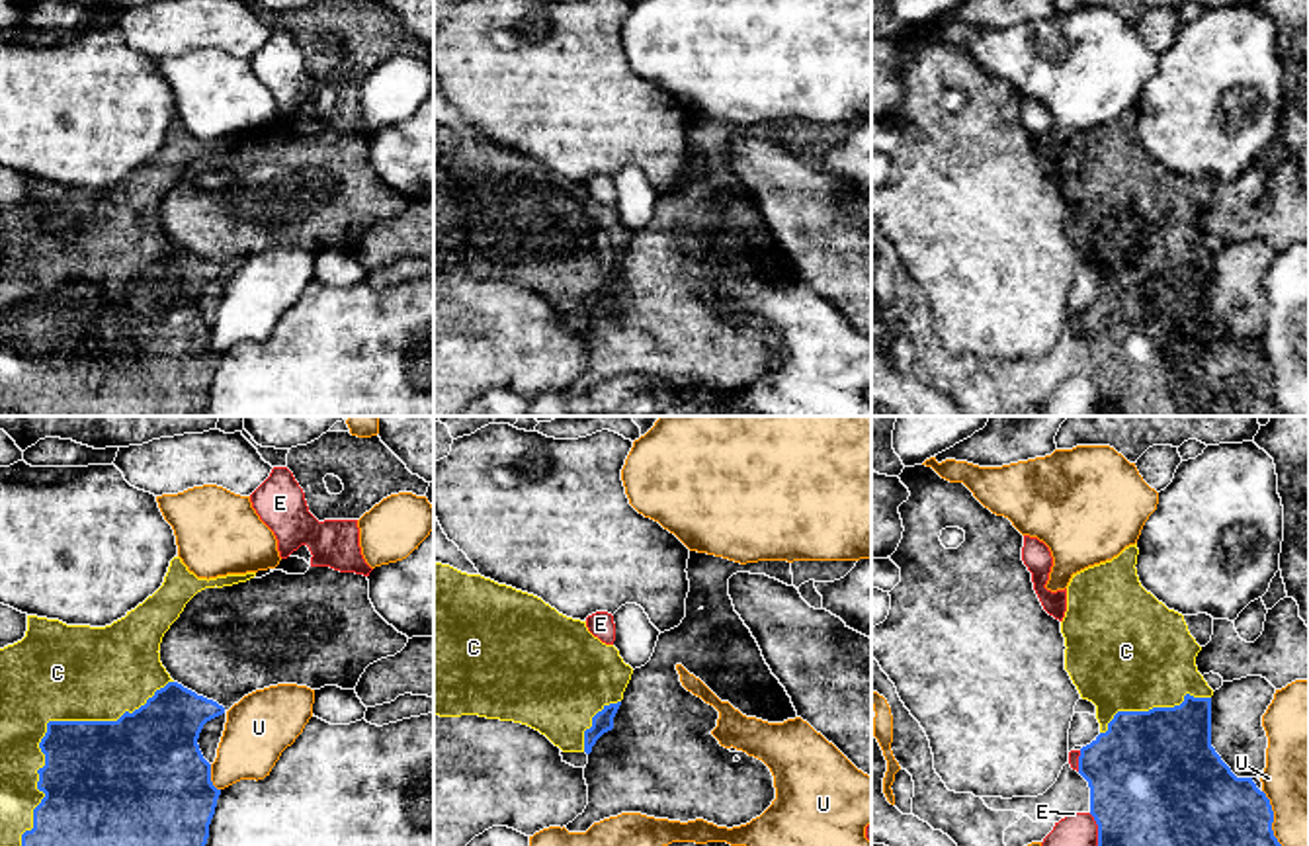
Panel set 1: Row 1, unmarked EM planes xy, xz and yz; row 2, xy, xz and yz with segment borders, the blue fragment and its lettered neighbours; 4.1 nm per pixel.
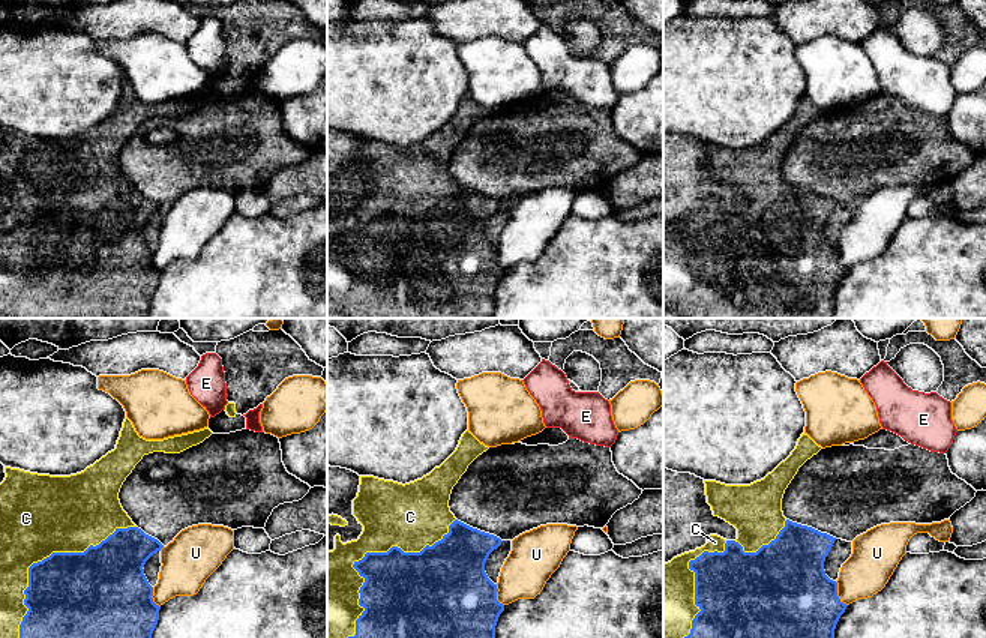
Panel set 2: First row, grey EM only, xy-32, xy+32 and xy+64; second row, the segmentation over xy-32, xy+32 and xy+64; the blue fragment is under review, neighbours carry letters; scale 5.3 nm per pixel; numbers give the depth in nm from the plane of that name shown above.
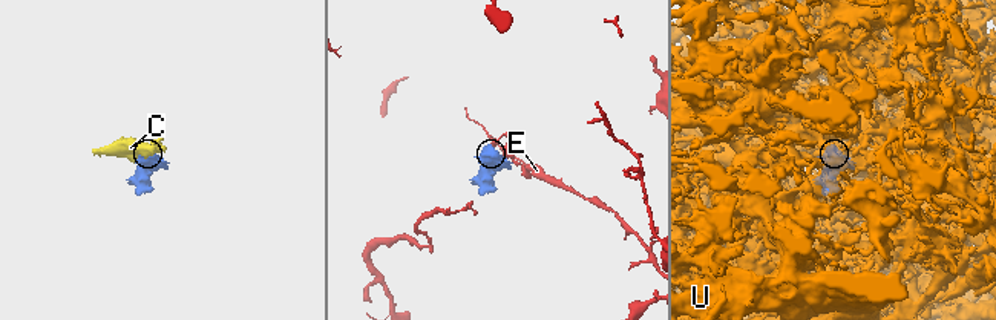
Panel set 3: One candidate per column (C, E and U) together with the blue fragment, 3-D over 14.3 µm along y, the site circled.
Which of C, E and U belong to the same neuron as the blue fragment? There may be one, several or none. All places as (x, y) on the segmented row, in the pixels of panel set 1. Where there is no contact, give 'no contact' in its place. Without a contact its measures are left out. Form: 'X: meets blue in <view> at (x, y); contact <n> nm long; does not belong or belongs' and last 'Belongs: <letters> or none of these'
C: meets blue in xy at (47, 723); contact 900 nm long; belongs
E: meets blue in yz at (1098, 829); contact 140 nm long; does not belong
U: meets blue in yz at (1272, 817); contact 240 nm long; does not belong
Belongs: C

